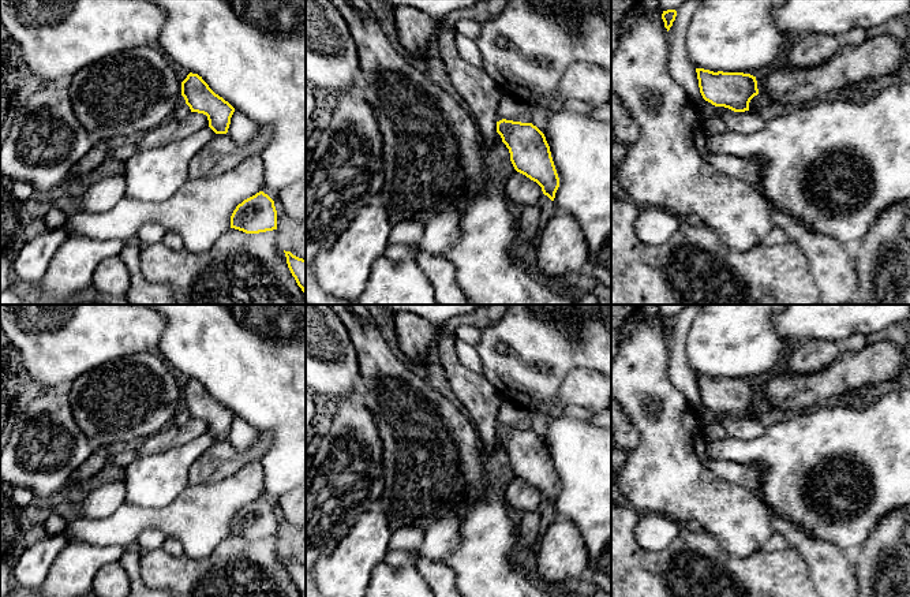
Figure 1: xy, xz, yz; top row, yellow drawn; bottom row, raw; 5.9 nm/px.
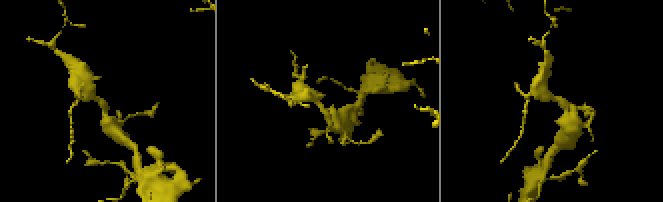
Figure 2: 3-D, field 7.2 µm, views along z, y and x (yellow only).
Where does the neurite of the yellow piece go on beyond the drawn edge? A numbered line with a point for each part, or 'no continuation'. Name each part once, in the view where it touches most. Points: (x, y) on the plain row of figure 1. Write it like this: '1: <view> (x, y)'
no continuation

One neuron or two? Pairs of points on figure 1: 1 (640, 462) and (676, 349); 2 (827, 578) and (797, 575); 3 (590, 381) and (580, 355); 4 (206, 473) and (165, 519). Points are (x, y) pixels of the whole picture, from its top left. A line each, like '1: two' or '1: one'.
1: two
2: two
3: two
4: two

